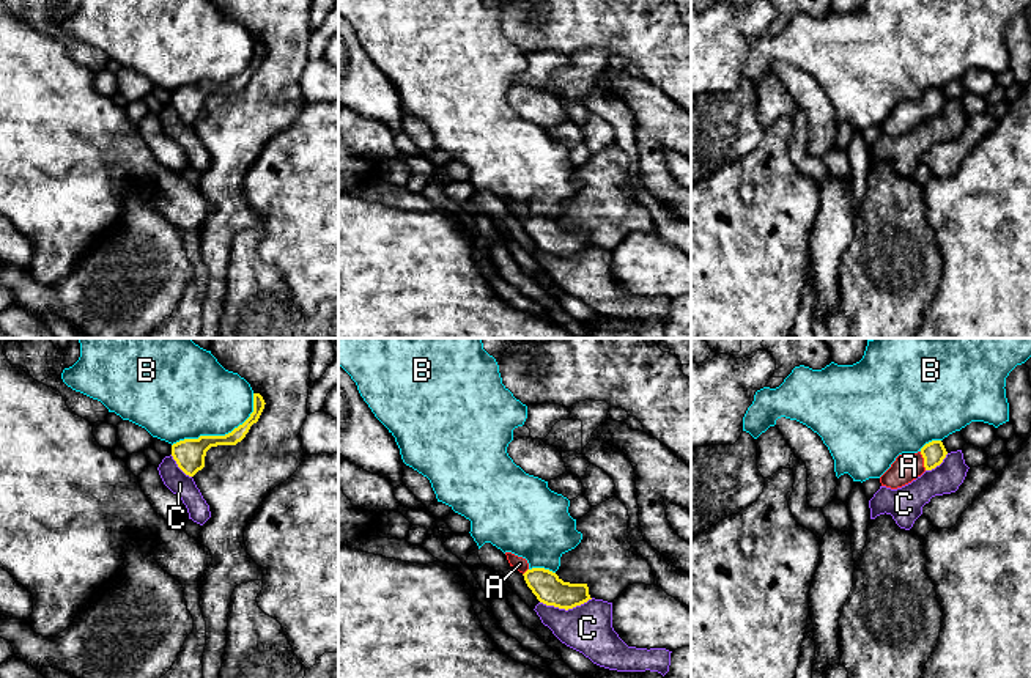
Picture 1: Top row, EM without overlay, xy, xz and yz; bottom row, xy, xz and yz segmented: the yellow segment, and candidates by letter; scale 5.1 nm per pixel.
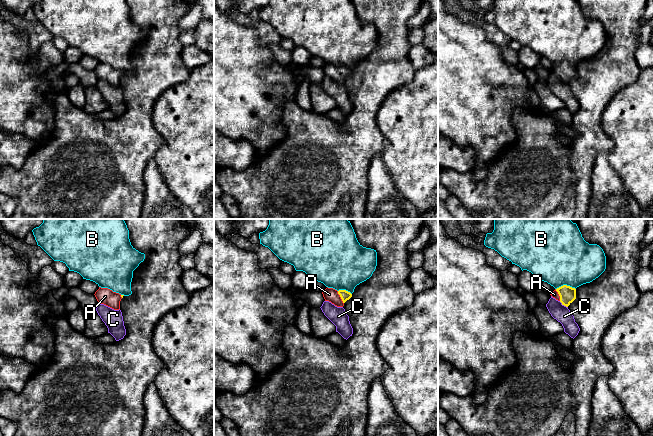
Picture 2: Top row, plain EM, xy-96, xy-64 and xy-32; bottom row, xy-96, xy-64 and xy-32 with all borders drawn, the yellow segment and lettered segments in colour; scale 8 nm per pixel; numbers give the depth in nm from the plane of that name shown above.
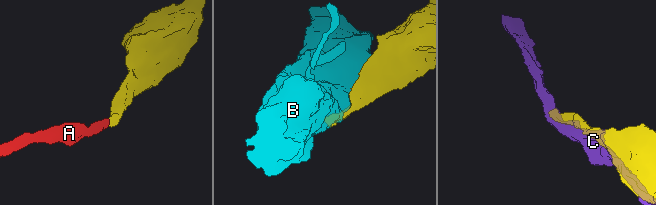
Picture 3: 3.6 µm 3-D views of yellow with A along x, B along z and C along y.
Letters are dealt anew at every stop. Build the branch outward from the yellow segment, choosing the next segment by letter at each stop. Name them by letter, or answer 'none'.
A

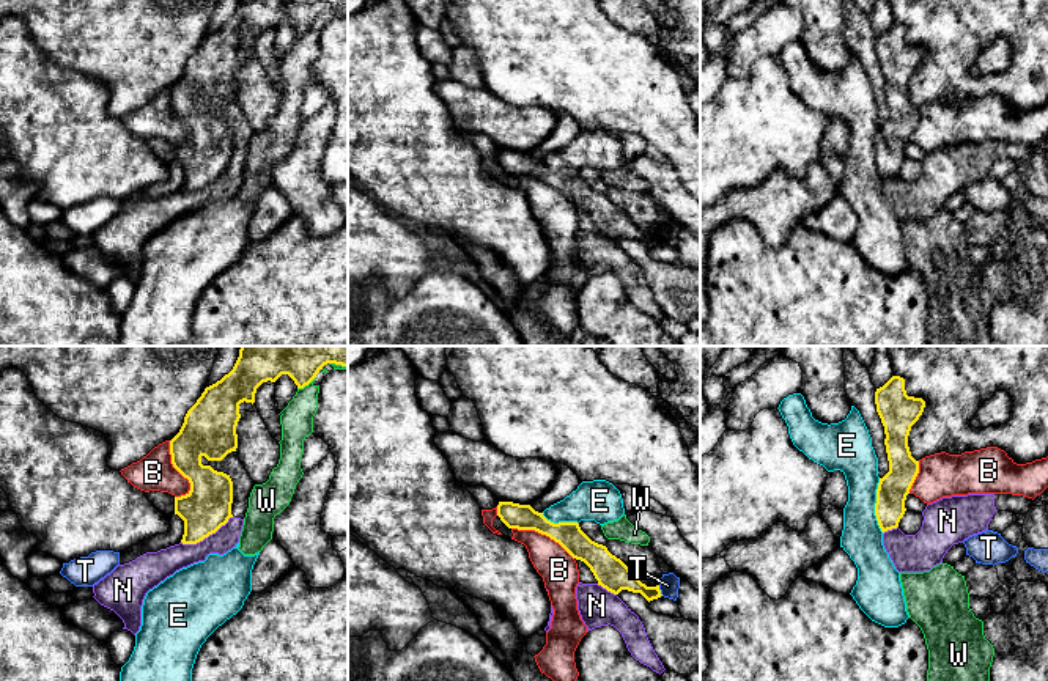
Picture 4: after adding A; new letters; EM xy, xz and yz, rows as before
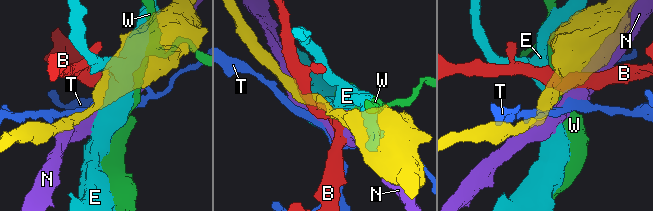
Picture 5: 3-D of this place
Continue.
none

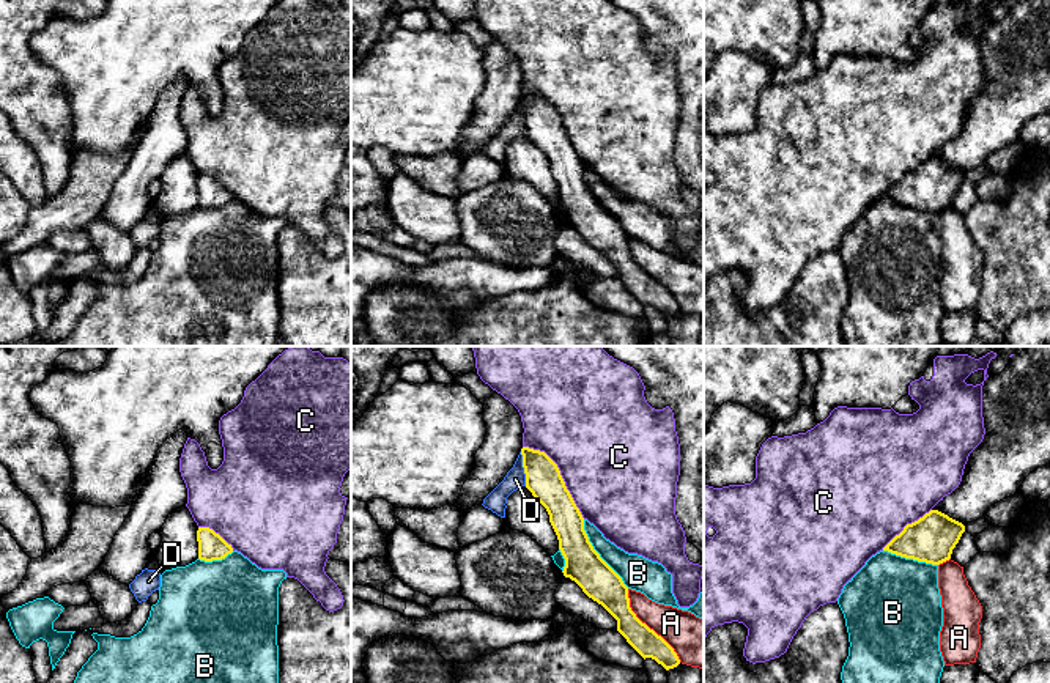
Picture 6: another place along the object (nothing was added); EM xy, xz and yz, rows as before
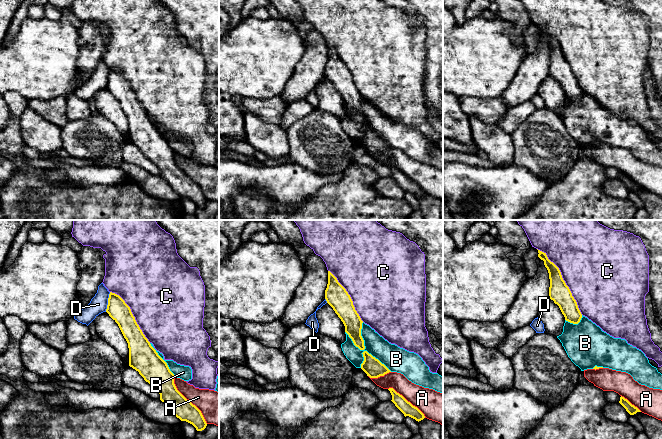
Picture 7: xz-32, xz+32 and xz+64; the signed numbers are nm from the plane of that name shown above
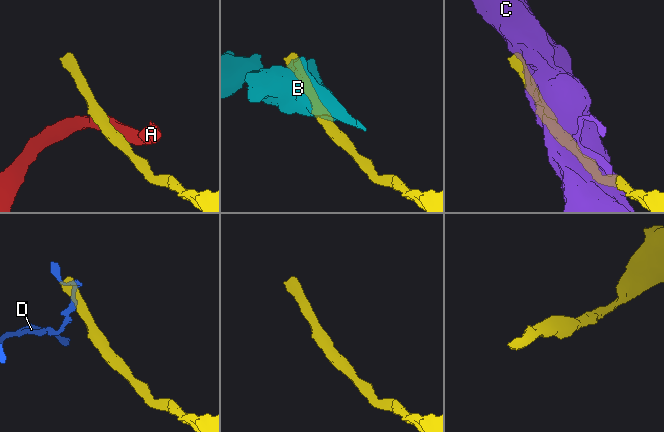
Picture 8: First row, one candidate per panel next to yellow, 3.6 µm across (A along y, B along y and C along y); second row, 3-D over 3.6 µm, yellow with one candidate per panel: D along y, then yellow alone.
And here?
none

